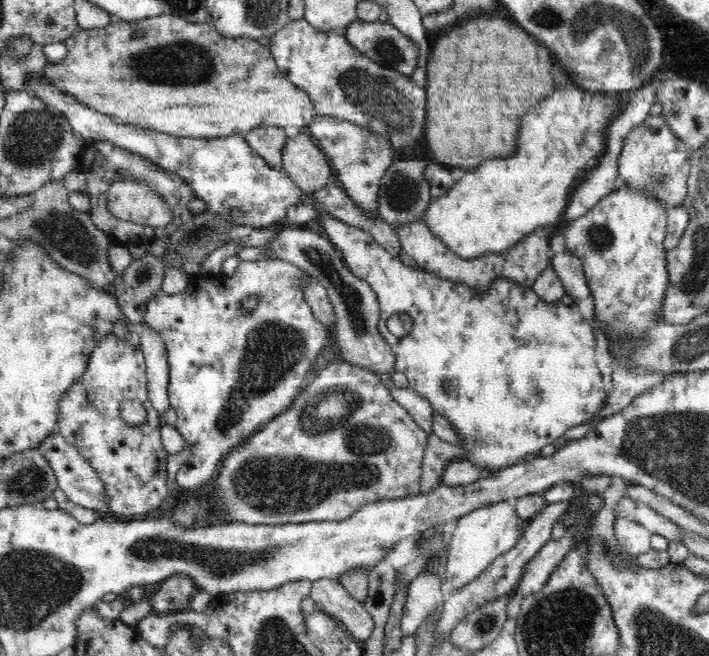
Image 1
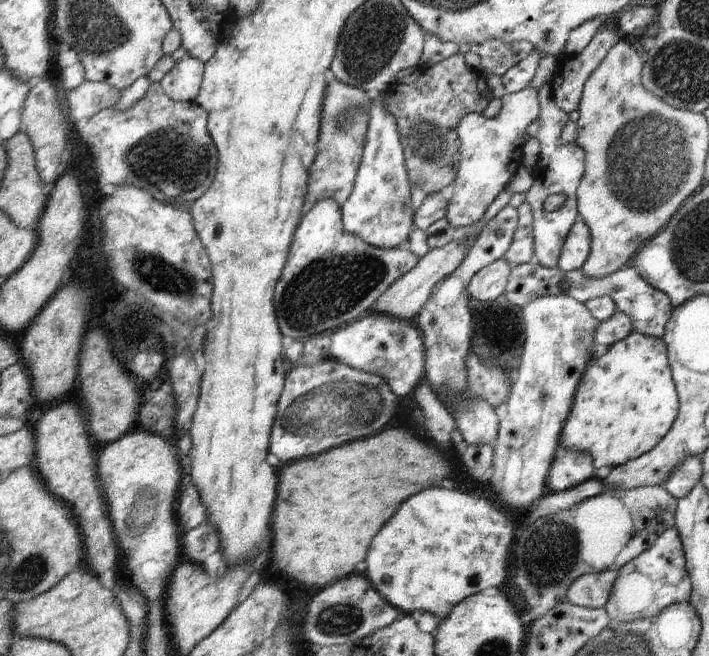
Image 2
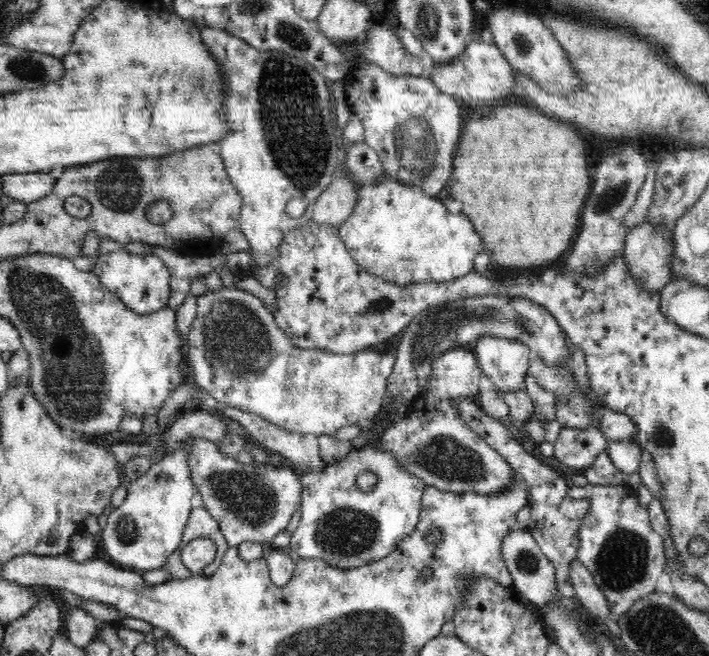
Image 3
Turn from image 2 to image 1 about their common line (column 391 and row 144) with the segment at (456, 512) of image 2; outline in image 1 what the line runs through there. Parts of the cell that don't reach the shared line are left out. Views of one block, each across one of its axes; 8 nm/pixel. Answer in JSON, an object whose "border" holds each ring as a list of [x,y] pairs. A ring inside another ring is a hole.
{"border":[[[567,79],[564,88],[554,88],[550,98],[538,102],[538,106],[528,110],[528,114],[522,118],[520,136],[516,140],[518,154],[506,160],[486,160],[482,166],[467,170],[448,190],[448,194],[431,200],[424,214],[426,226],[454,254],[462,258],[478,258],[482,254],[512,248],[538,226],[559,225],[560,214],[566,210],[574,186],[580,182],[582,174],[590,166],[596,165],[604,154],[608,126],[625,101],[625,96],[618,93],[588,92]]]}

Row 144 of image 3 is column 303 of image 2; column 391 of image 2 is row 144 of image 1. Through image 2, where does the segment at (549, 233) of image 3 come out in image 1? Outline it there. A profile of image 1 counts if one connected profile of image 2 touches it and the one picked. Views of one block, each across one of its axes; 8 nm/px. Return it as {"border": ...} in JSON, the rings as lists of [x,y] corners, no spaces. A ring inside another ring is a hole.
{"border":[[[503,11],[462,18],[436,40],[427,62],[428,120],[424,130],[434,162],[468,170],[478,168],[482,160],[508,158],[516,152],[520,118],[556,88],[549,75],[553,55],[546,46],[538,48],[540,42],[508,20]]]}

